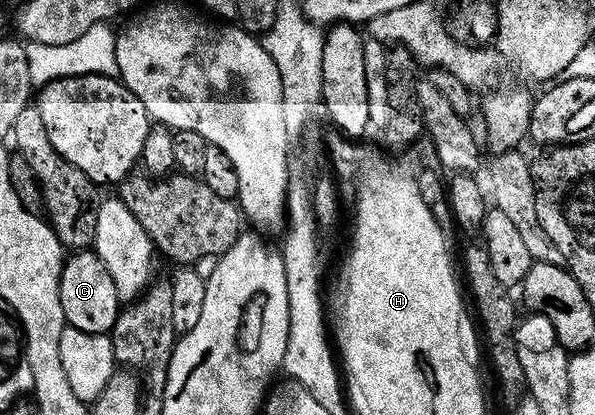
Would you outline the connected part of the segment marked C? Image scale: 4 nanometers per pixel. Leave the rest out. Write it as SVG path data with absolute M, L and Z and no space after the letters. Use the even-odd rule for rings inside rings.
M79 249L66 256L59 282L61 309L67 318L67 326L76 327L85 333L108 334L115 327L121 310L121 300L105 261L94 250Z

